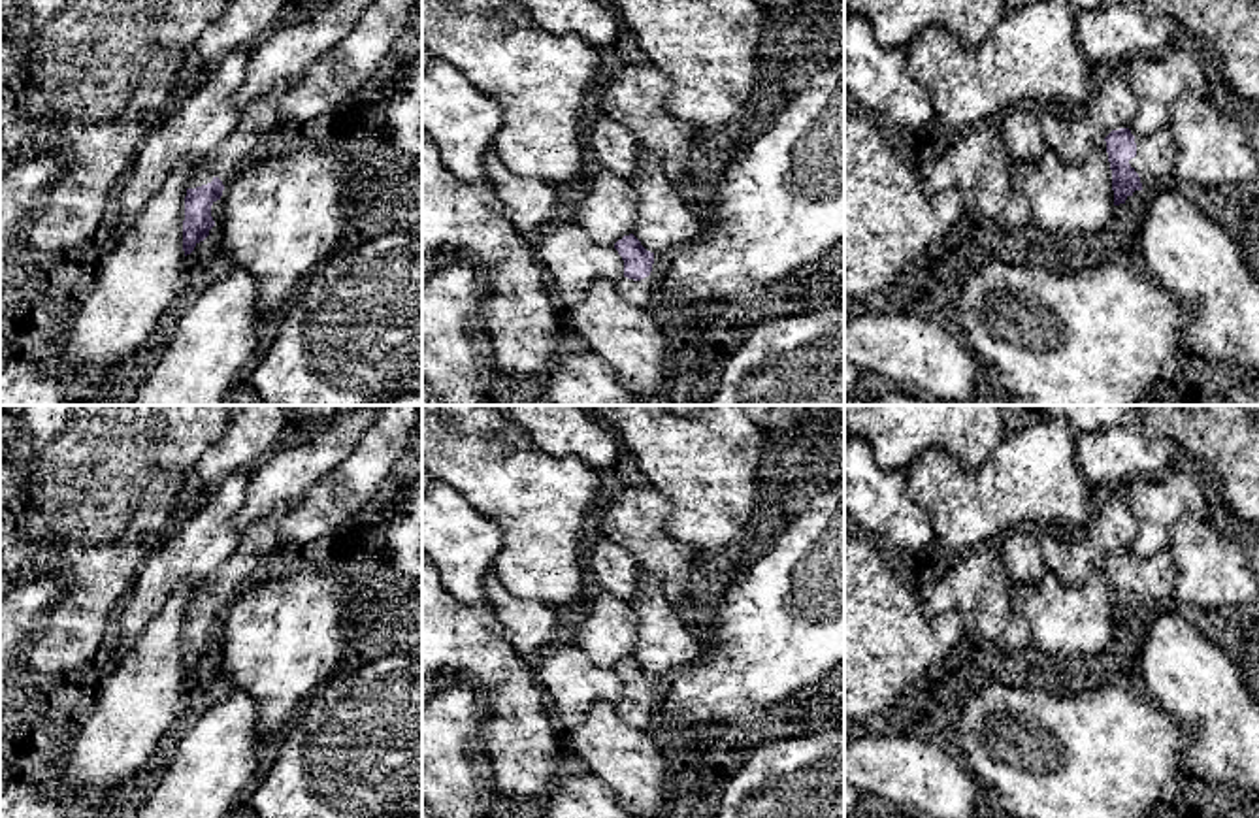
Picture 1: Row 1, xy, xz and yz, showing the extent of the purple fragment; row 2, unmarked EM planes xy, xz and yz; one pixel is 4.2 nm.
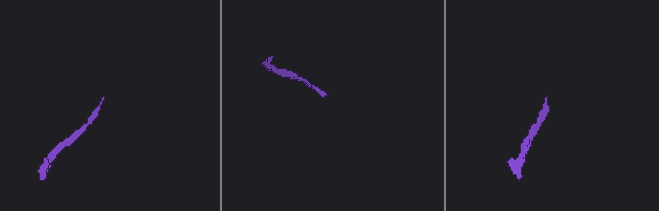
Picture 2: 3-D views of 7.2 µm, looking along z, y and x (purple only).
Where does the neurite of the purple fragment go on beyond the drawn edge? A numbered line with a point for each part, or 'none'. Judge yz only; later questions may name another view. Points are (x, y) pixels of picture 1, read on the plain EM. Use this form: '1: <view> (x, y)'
1: yz (1156, 577)

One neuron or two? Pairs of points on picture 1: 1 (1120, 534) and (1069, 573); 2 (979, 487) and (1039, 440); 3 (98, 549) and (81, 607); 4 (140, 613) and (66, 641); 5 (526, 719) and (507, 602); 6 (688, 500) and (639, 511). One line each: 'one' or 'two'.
1: one
2: one
3: one
4: two
5: two
6: two

